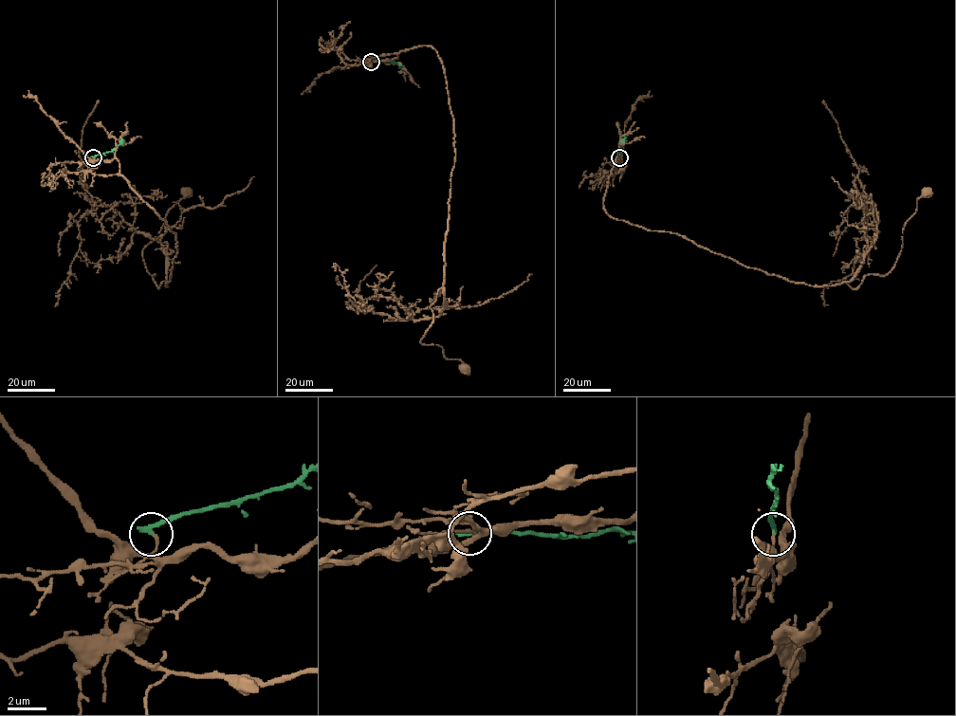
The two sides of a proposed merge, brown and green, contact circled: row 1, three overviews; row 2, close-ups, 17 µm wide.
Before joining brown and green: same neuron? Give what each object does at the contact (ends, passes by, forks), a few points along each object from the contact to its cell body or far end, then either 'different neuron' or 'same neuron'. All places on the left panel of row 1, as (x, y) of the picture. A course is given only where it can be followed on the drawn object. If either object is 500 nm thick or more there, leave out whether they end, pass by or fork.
brown ends | green ends | brown via (93, 157), (115, 157), (130, 187), (175, 234), (170, 279), (158, 288), (143, 248), (187, 192) | green via (93, 157), (114, 150), (124, 135) | different neuron

